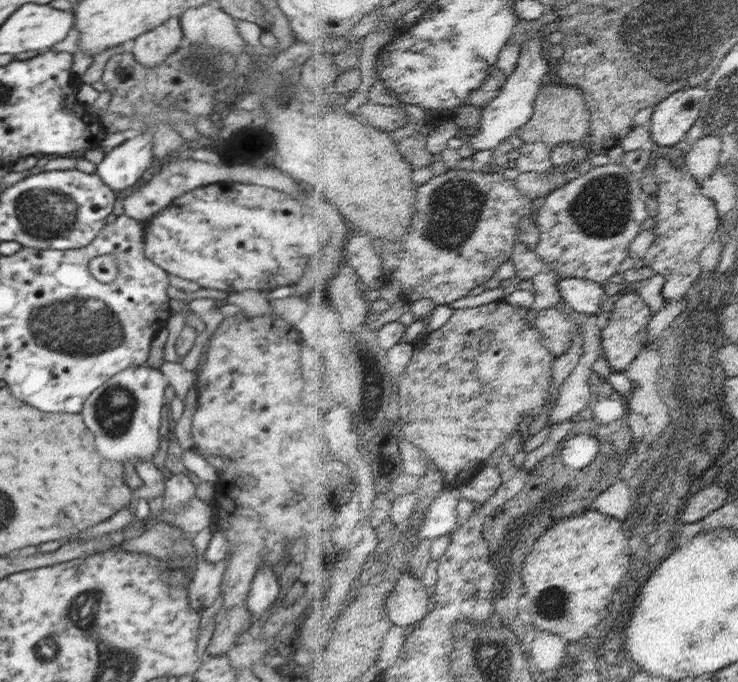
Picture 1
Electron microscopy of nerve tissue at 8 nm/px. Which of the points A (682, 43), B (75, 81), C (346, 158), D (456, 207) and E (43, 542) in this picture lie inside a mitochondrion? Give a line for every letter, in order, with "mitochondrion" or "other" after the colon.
A: mitochondrion
B: other
C: other
D: mitochondrion
E: other

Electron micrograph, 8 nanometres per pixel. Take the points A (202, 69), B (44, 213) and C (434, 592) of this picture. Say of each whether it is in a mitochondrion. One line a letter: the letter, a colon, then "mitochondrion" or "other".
A: mitochondrion
B: mitochondrion
C: other

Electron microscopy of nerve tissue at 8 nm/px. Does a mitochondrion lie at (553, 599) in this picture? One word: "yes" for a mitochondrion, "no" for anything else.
yes

